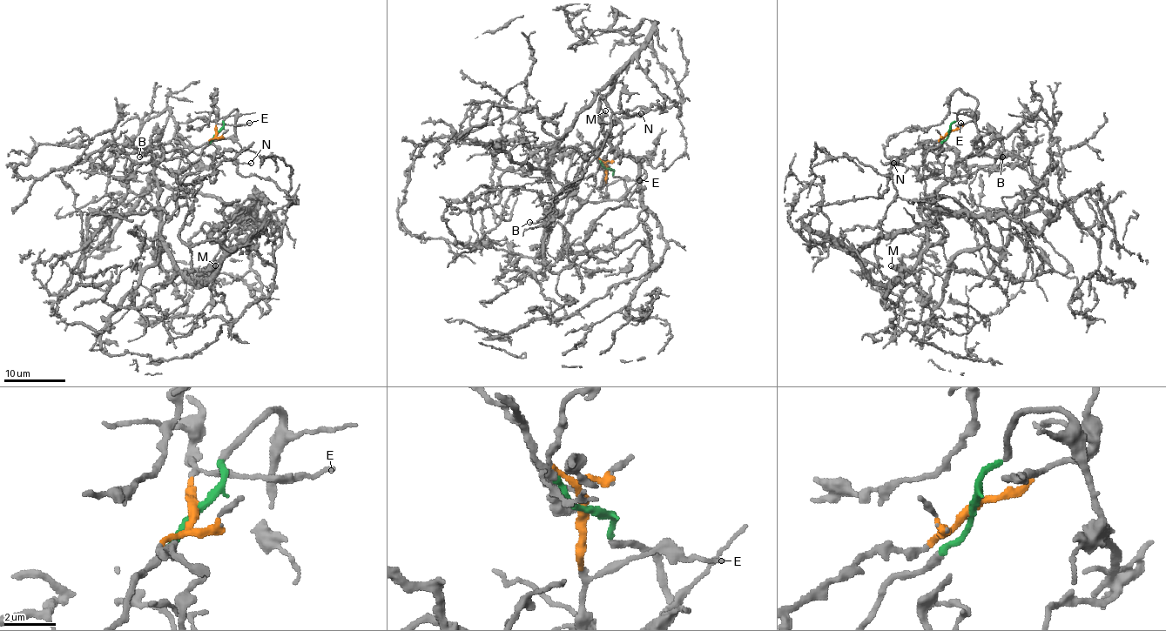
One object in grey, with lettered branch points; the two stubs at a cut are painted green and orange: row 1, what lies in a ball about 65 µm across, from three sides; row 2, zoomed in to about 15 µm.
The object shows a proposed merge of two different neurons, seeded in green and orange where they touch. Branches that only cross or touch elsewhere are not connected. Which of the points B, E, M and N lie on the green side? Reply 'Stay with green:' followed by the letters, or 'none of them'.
Stay with green: B, M

